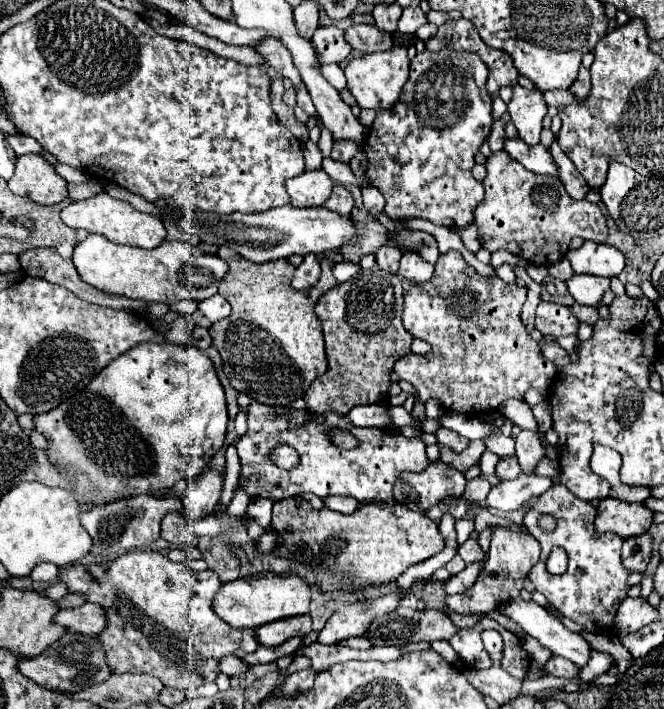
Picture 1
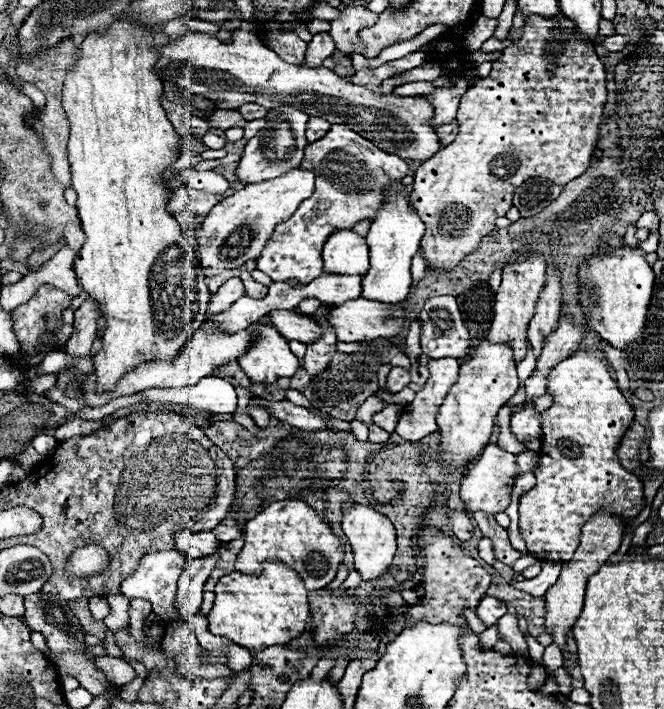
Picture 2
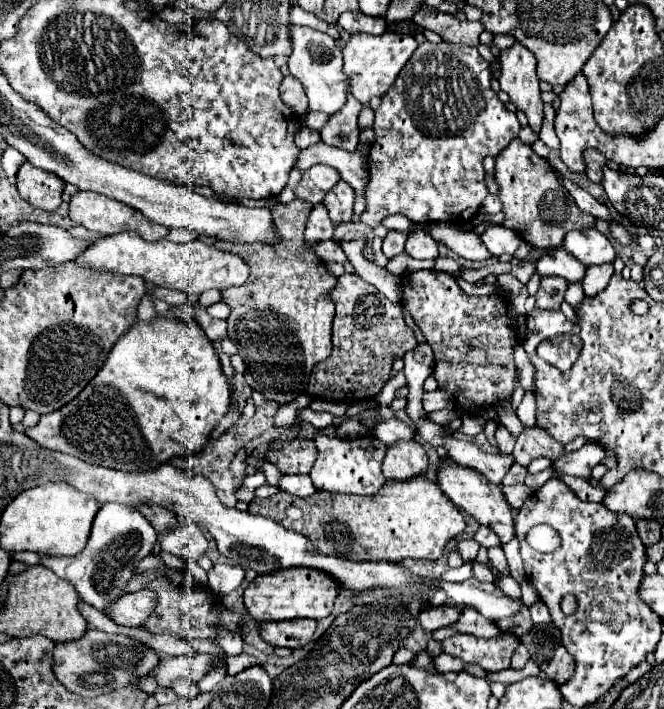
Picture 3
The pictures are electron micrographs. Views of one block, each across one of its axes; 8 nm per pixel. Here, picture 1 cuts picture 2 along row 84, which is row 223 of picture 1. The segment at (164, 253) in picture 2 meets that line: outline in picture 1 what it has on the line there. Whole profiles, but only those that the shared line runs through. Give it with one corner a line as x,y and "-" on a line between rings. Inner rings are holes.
102,192
98,196
92,196
88,200
82,200
82,202
72,202
70,206
66,206
60,212
60,218
70,228
76,228
76,230
82,228
82,230
92,232
92,234
102,234
110,242
116,242
116,244
154,248
154,246
160,246
164,242
164,238
166,238
166,228
164,228
160,218
138,212
128,202
116,200
116,198
108,196
106,192

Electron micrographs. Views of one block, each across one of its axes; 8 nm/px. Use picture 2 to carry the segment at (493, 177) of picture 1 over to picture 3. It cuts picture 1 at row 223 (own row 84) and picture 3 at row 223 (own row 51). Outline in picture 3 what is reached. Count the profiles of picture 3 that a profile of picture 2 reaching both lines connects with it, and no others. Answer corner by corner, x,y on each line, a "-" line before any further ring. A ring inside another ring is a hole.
514,138
498,156
496,156
496,174
500,186
500,202
504,212
504,226
520,234
520,238
536,248
558,248
570,230
594,226
594,216
582,214
574,204
574,198
560,184
558,174
550,168
546,158
540,158
532,146
524,144
520,138

